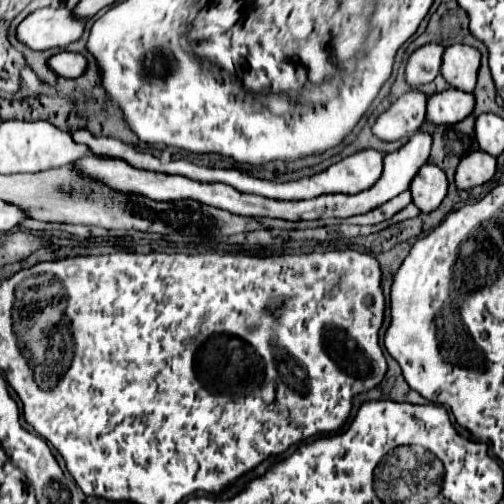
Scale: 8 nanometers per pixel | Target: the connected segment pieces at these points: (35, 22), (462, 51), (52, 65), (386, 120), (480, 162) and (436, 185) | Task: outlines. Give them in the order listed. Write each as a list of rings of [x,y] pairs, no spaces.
[[[38,8],[28,14],[16,30],[22,44],[32,50],[52,50],[64,48],[78,40],[84,30],[84,20],[72,16],[66,8]]]
[[[452,44],[444,52],[442,76],[448,80],[450,86],[472,92],[478,80],[480,58],[482,54],[476,48],[466,44]]]
[[[56,52],[48,58],[48,68],[62,78],[78,78],[86,70],[86,58],[76,52]]]
[[[418,88],[408,90],[384,114],[378,116],[372,128],[374,134],[380,140],[398,140],[414,134],[426,120],[426,100],[426,92]]]
[[[476,150],[460,162],[456,170],[456,186],[468,190],[488,182],[494,174],[496,174],[496,158],[482,150]]]
[[[424,164],[416,178],[412,180],[412,202],[422,210],[422,212],[432,212],[440,206],[448,192],[448,180],[446,174],[434,166],[434,164]]]

